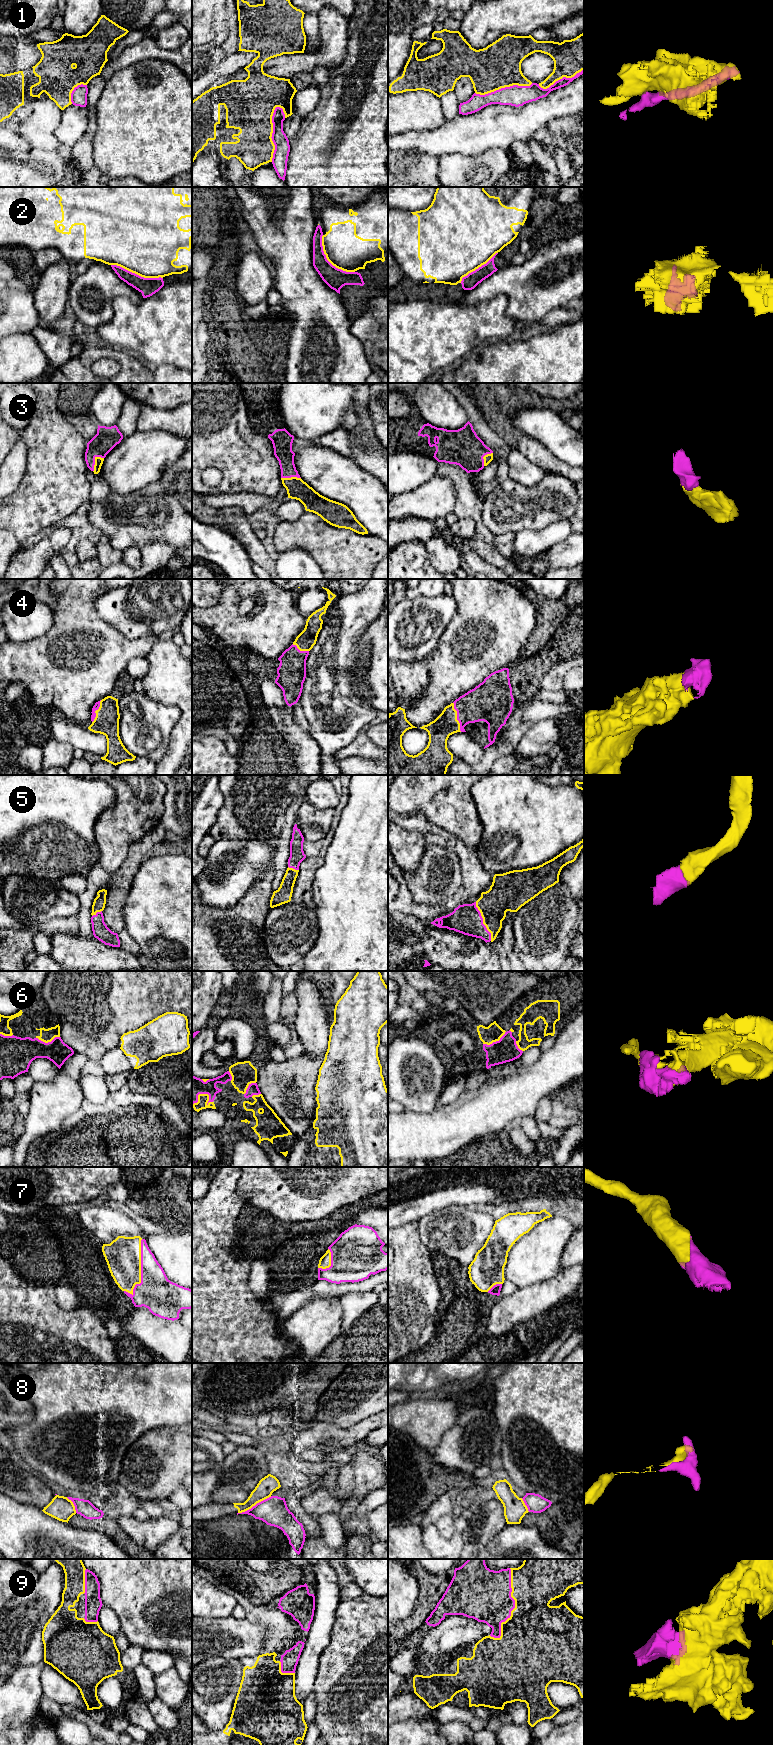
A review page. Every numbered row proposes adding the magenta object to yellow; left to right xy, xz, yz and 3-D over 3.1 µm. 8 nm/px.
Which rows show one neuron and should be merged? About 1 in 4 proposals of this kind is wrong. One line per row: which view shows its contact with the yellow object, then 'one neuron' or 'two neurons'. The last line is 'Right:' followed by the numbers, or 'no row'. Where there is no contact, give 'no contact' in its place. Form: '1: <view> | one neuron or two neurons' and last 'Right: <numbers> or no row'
1: xz | two neurons
2: xz | two neurons
3: xy | one neuron
4: yz | one neuron
5: yz | one neuron
6: yz | one neuron
7: xy | one neuron
8: xz | two neurons
9: yz | one neuron
Right: 3, 4, 5, 6, 7, 9

